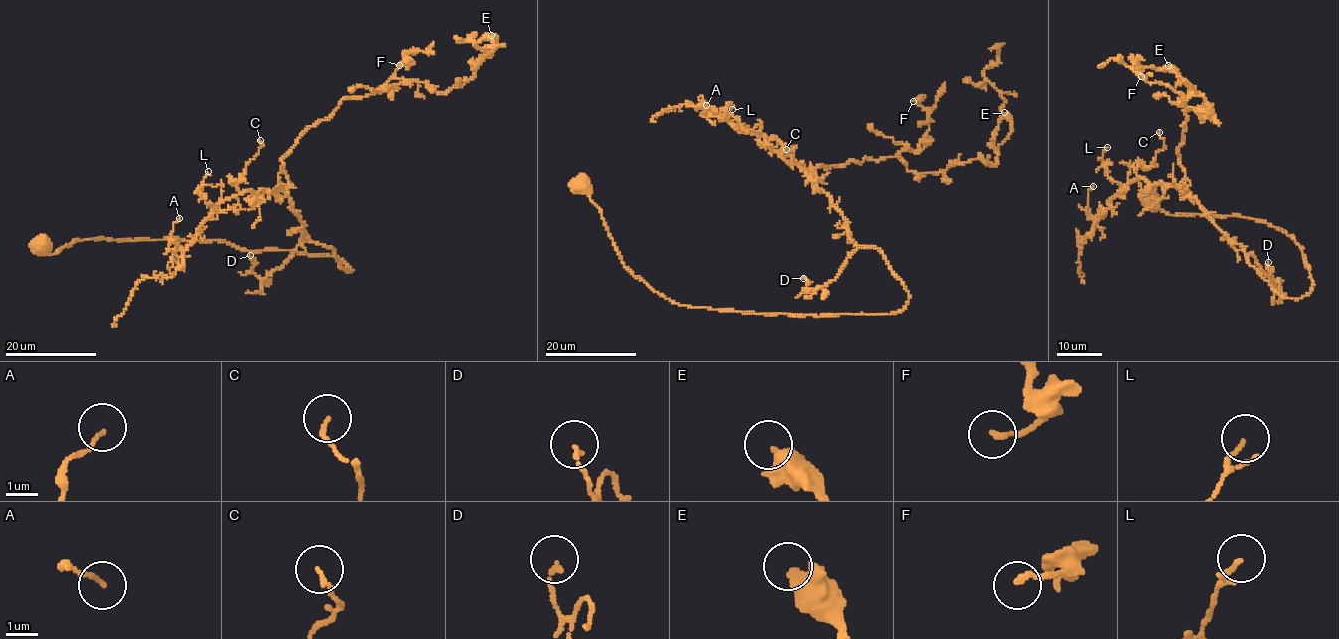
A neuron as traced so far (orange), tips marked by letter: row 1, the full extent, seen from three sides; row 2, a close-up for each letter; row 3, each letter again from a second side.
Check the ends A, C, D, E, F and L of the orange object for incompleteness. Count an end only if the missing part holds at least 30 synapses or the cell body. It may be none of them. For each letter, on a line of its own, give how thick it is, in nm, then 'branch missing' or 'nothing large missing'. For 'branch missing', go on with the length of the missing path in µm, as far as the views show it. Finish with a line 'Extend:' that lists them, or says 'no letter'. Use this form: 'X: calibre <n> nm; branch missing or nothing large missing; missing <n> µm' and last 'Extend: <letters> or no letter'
A: calibre 110 nm; nothing large missing
C: calibre 130 nm; nothing large missing
D: calibre 140 nm; nothing large missing
E: calibre 480 nm; nothing large missing
F: calibre 170 nm; nothing large missing
L: calibre 80 nm; nothing large missing
Extend: no letter

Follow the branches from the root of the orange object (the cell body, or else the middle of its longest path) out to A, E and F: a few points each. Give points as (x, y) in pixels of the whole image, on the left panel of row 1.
A: (45, 247), (225, 240), (334, 255), (352, 271), (270, 191), (219, 201), (182, 251), (168, 247), (179, 218)
E: (45, 247), (225, 240), (352, 271), (278, 194), (281, 158), (345, 98), (460, 86), (491, 35)
F: (45, 247), (225, 240), (352, 271), (278, 194), (281, 158), (414, 48), (399, 65)

